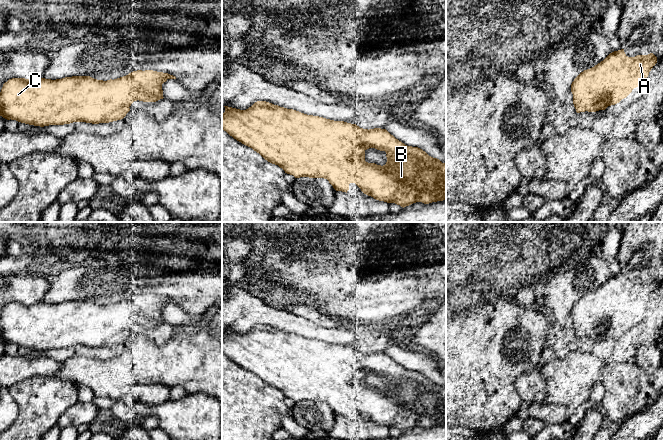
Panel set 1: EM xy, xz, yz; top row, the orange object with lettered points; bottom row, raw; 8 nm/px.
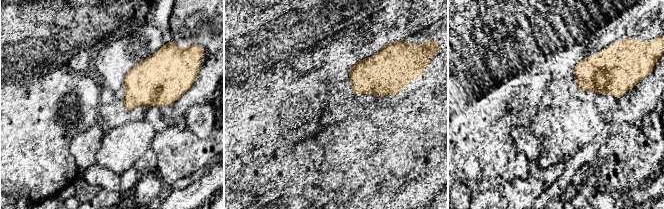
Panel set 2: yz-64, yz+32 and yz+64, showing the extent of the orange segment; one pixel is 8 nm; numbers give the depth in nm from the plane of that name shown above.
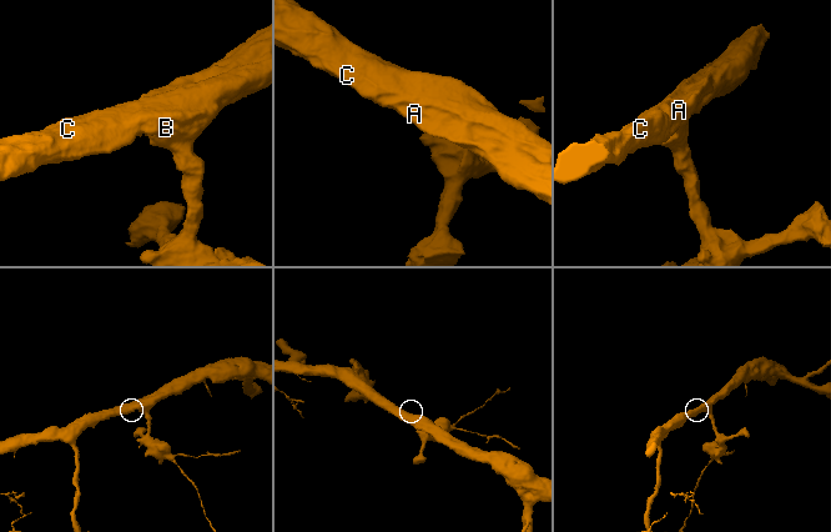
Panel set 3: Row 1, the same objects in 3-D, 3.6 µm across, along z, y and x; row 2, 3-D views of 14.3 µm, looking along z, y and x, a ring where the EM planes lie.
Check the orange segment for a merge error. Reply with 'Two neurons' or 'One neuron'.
One neuron

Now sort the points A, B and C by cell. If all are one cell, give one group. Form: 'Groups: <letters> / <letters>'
Groups: A B C

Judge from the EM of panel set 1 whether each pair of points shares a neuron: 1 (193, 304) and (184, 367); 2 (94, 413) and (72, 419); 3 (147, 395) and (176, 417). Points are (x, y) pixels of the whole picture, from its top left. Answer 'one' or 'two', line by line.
1: two
2: one
3: two

